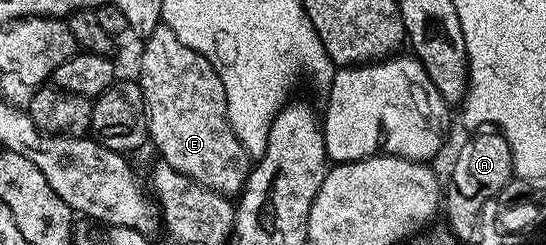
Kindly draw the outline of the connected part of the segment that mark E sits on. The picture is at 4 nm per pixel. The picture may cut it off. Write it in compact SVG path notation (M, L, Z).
M163 24L156 26L154 32L147 34L143 42L144 51L140 54L140 75L138 75L138 81L142 89L144 89L144 104L148 108L148 136L151 145L156 145L156 150L160 153L157 155L163 161L170 163L176 170L181 170L188 178L193 178L198 184L202 184L214 192L225 196L239 195L248 179L250 159L246 148L242 148L238 136L234 136L234 132L230 128L230 120L226 112L226 88L222 88L222 80L218 76L218 72L210 64L210 60L206 60L206 56L194 52L194 48L186 48L186 44L182 44L182 40L178 40L178 36L174 36L174 32L170 32L170 28Z

